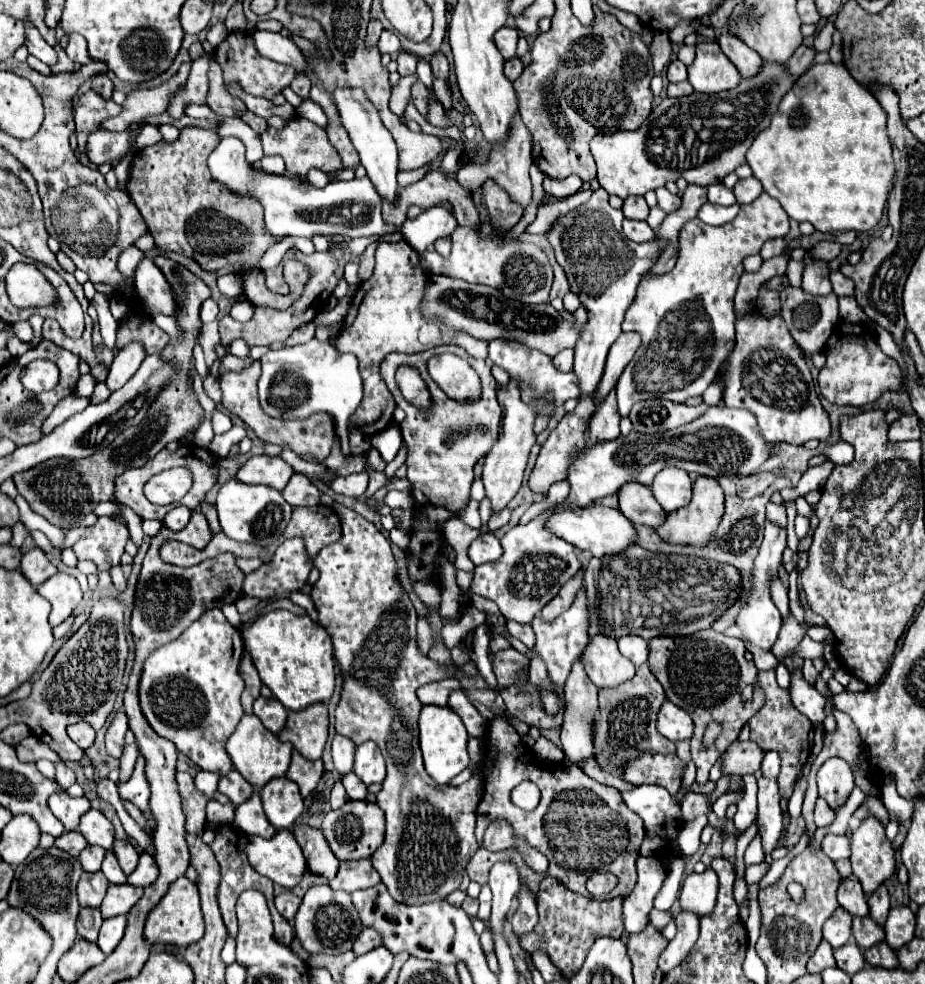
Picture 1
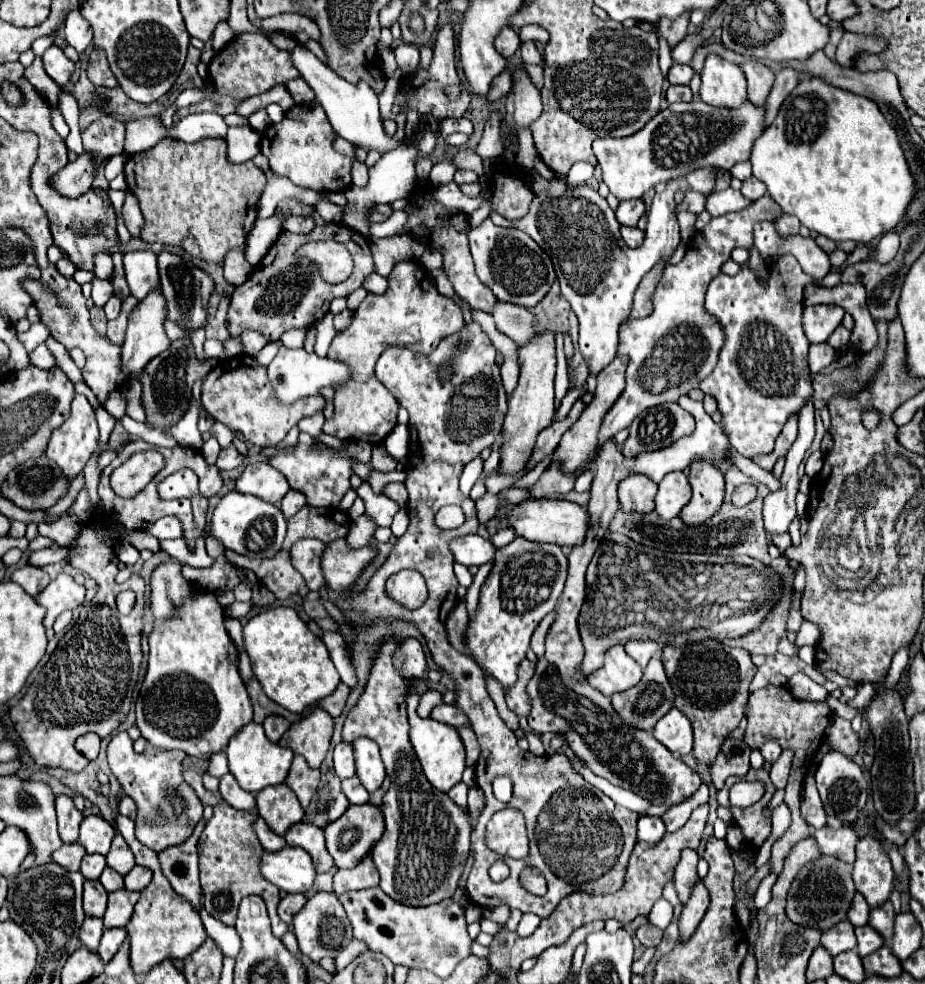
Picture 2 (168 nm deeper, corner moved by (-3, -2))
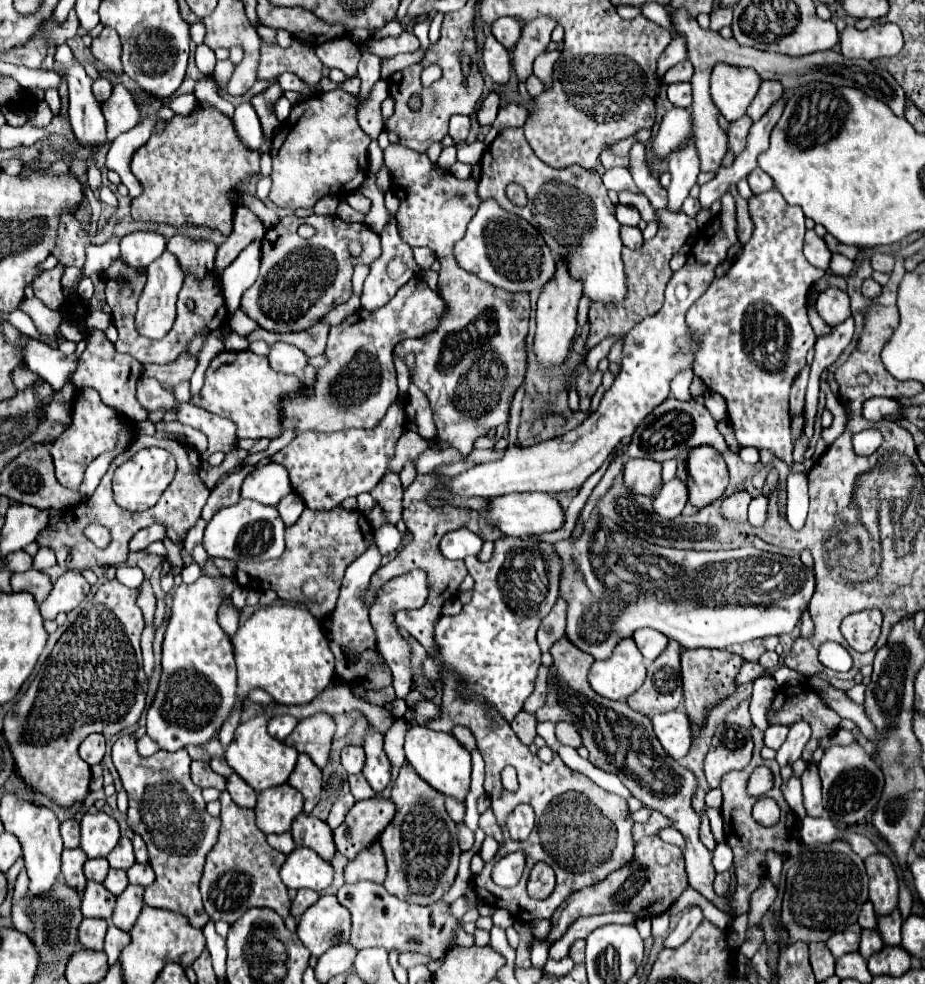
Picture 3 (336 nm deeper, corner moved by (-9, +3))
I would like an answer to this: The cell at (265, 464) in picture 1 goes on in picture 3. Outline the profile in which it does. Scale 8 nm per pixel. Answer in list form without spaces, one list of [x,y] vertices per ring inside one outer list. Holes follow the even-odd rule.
[[[275,462],[253,470],[241,486],[243,498],[261,502],[265,506],[275,506],[289,492],[291,492],[291,482],[287,470]]]

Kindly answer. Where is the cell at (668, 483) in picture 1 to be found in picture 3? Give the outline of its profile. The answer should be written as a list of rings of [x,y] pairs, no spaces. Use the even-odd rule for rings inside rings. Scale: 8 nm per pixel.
[[[679,478],[669,480],[667,484],[663,484],[661,492],[655,496],[653,500],[653,510],[657,510],[657,514],[661,514],[661,518],[677,518],[687,502],[687,484],[681,482]]]

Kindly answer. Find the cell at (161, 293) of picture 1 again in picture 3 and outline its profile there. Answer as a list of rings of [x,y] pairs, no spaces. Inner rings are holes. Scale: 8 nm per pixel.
[[[131,232],[121,238],[121,258],[129,266],[145,270],[165,252],[165,244],[167,240],[157,232]]]

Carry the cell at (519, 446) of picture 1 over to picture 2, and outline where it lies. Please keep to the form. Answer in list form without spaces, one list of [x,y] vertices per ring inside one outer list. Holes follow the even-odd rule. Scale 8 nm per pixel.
[[[551,331],[539,335],[531,345],[519,349],[519,383],[515,391],[509,395],[509,411],[505,415],[505,423],[501,427],[501,463],[499,473],[501,475],[517,475],[527,465],[537,435],[553,423],[555,415],[555,403],[553,403],[553,379],[555,379],[555,337]]]

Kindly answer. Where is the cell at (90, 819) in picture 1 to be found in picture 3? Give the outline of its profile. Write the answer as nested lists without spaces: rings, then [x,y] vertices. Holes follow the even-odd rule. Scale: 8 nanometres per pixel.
[[[85,814],[81,820],[81,850],[87,858],[105,858],[119,842],[119,824],[113,816]]]

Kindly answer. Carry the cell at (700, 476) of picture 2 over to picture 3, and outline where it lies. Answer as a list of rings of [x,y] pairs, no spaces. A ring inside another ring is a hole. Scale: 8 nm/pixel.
[[[697,446],[689,452],[687,474],[689,502],[697,508],[719,500],[729,482],[725,460],[711,446]]]

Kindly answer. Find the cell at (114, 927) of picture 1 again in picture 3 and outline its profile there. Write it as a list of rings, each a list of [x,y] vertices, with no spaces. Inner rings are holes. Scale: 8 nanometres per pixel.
[[[109,926],[107,936],[105,936],[105,954],[109,956],[109,964],[115,964],[119,960],[119,954],[123,948],[131,942],[131,936],[117,926]]]

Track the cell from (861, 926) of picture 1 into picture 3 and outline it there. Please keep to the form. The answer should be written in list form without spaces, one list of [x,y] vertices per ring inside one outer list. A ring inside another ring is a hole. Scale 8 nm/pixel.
[[[863,930],[863,934],[861,934],[861,948],[859,948],[859,954],[861,954],[863,958],[873,956],[873,954],[879,952],[883,946],[885,946],[885,942],[883,942],[883,938],[879,936],[877,930]]]

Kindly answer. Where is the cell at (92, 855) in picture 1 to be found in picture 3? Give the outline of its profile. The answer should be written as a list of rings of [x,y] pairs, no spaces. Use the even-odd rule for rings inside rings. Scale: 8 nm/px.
[[[93,858],[93,860],[87,860],[85,862],[85,876],[87,880],[93,880],[93,882],[103,882],[105,876],[107,876],[107,870],[109,870],[109,862],[105,858]]]

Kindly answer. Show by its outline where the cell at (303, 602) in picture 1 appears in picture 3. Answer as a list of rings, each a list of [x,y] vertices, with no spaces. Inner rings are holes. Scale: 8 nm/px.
[[[369,726],[363,748],[367,754],[363,776],[367,778],[369,786],[379,794],[391,782],[391,764],[389,764],[385,750],[383,750],[383,734],[379,734],[373,726]]]

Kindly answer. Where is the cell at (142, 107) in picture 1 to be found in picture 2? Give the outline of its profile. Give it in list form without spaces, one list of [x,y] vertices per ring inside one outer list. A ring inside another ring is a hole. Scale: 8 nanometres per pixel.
[[[109,115],[99,117],[83,131],[83,147],[85,151],[89,149],[95,151],[97,167],[101,165],[103,159],[115,153],[123,153],[123,143],[125,143],[125,125]]]

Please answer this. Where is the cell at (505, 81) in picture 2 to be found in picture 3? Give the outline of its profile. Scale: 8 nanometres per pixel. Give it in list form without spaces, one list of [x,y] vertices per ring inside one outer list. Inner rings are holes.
[[[491,92],[491,94],[483,100],[481,108],[477,110],[477,122],[479,122],[481,126],[491,126],[491,124],[495,122],[497,110],[499,110],[499,96],[497,96],[495,92]]]

